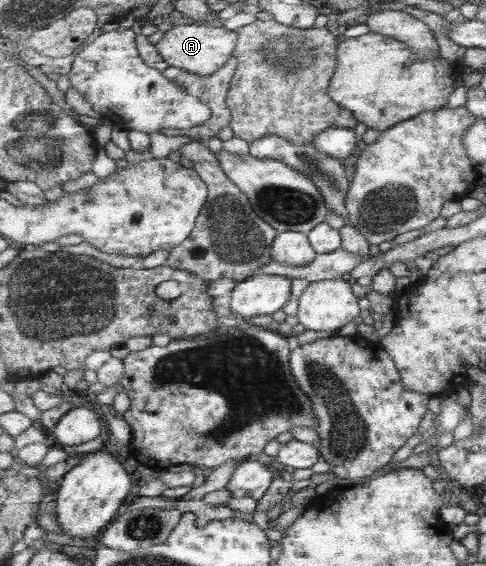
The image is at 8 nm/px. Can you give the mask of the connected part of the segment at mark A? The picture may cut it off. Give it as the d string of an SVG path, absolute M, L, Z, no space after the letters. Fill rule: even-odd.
M175 24L165 32L156 44L159 54L170 65L200 76L211 76L218 73L234 57L239 44L238 32L230 32L222 26L194 26Z

